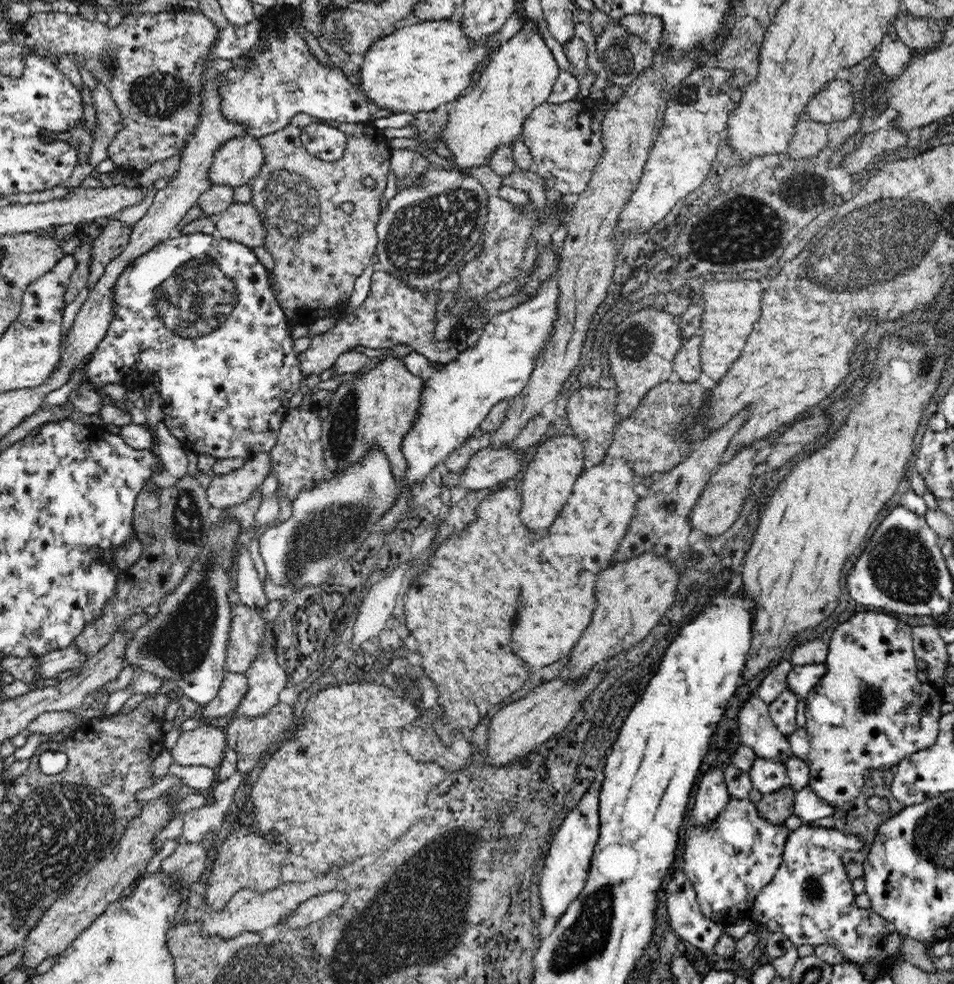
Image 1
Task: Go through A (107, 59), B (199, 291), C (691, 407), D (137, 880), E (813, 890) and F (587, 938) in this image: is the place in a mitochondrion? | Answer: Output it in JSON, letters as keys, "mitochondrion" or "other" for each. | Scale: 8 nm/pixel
{"A":"mitochondrion","B":"mitochondrion","C":"mitochondrion","D":"other","E":"mitochondrion","F":"mitochondrion"}

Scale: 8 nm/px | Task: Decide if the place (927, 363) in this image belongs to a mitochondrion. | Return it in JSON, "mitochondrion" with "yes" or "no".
{"mitochondrion":"yes"}

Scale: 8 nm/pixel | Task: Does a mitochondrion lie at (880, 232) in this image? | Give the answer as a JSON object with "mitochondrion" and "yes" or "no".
{"mitochondrion":"yes"}

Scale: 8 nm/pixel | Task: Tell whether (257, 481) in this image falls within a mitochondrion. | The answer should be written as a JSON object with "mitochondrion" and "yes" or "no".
{"mitochondrion":"no"}

